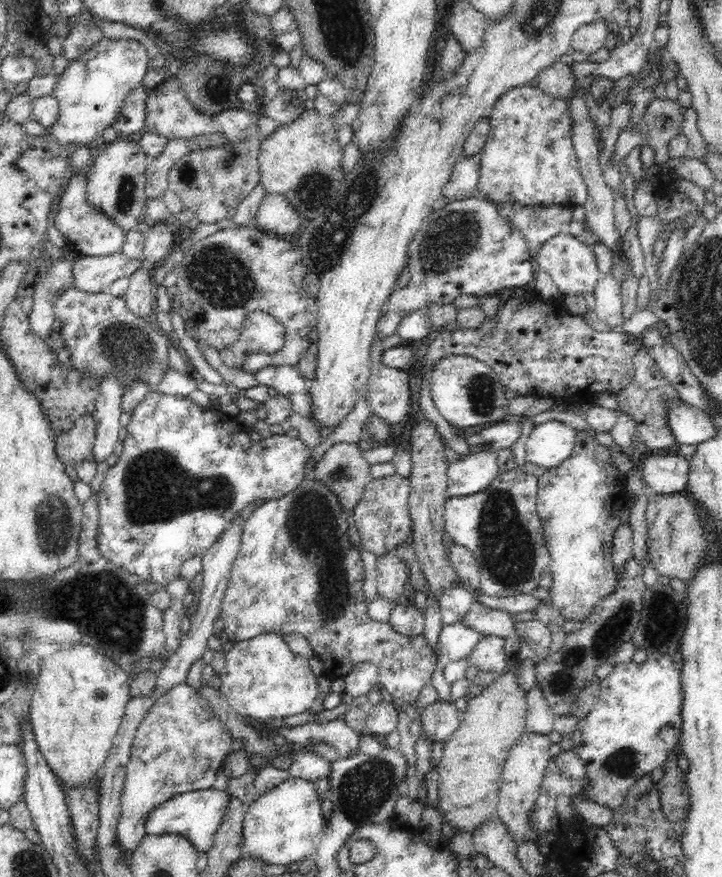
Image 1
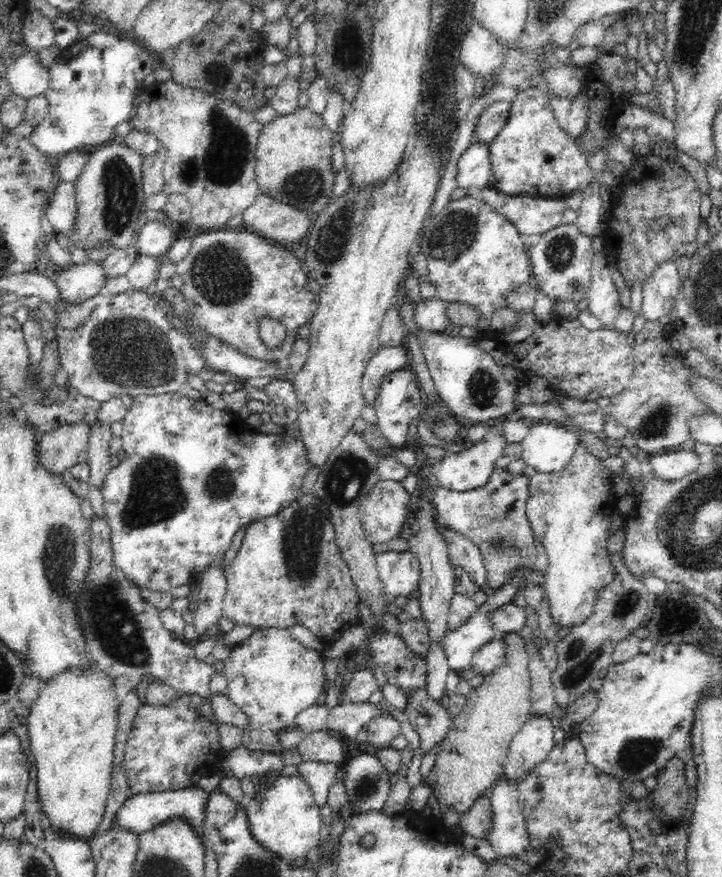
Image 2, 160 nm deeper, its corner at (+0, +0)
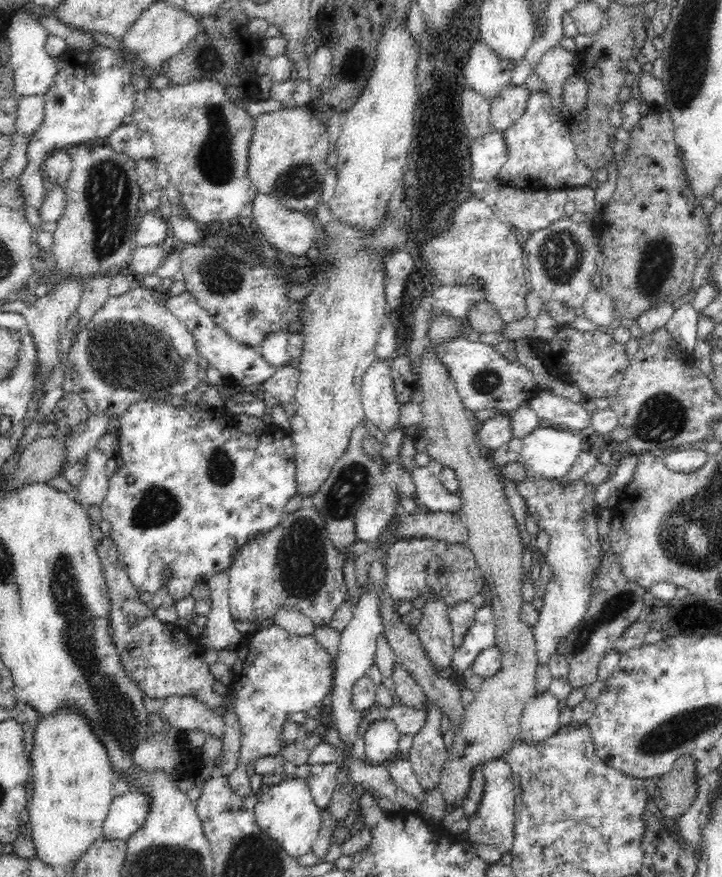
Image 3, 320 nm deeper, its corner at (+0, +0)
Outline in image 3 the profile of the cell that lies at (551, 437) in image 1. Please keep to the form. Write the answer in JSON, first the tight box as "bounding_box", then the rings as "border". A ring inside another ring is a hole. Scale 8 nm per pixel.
{"bounding_box":[520,424,582,479],"border":[[[544,424],[521,440],[520,461],[530,473],[541,478],[559,479],[564,476],[582,450],[582,439],[576,432]]]}

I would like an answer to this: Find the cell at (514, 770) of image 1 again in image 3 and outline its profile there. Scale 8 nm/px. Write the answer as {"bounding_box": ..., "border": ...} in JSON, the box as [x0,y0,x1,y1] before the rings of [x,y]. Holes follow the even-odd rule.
{"bounding_box":[520,691,563,744],"border":[[[546,691],[537,695],[526,705],[520,720],[520,741],[528,744],[540,744],[556,732],[560,722],[563,702]]]}

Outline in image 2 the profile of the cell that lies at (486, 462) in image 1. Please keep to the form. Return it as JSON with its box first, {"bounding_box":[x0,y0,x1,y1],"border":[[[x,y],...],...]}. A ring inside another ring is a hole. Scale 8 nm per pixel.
{"bounding_box":[427,425,506,492],"border":[[[492,425],[488,432],[477,443],[467,444],[464,451],[459,453],[446,452],[441,461],[430,462],[427,466],[427,474],[433,476],[441,487],[456,492],[468,492],[484,486],[489,476],[495,469],[494,462],[502,454],[506,446],[506,439],[502,437],[502,426]]]}

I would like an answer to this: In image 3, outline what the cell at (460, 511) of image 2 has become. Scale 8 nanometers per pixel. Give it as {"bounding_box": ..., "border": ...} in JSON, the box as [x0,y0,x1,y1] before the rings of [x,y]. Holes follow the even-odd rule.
{"bounding_box":[411,465,461,514],"border":[[[428,465],[414,467],[411,470],[412,480],[416,486],[416,498],[421,509],[431,512],[450,512],[456,514],[461,507],[461,498],[450,494],[443,484],[429,472]]]}

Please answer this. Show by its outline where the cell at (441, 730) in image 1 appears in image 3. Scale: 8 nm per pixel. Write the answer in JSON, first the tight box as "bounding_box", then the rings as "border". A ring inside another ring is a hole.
{"bounding_box":[393,661,427,709],"border":[[[397,661],[393,667],[393,675],[396,695],[393,697],[395,702],[400,702],[406,706],[416,709],[424,709],[427,696],[423,688],[414,680],[414,677]]]}

